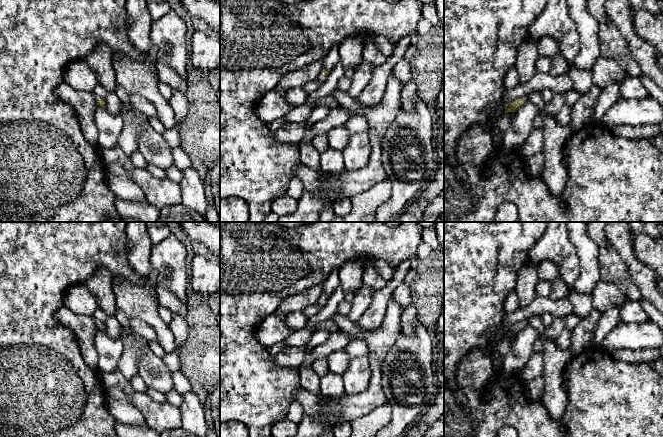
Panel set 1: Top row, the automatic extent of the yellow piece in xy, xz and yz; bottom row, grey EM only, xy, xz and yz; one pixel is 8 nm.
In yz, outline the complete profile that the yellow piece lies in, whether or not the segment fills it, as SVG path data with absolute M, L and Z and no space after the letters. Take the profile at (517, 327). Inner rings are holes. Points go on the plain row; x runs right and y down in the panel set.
M525 318L505 330L505 338L517 335L524 327L528 326L528 318Z

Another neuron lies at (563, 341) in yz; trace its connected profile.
M564 329L563 332L560 334L560 336L556 340L556 344L558 348L562 350L567 350L570 346L571 341L571 332Z

